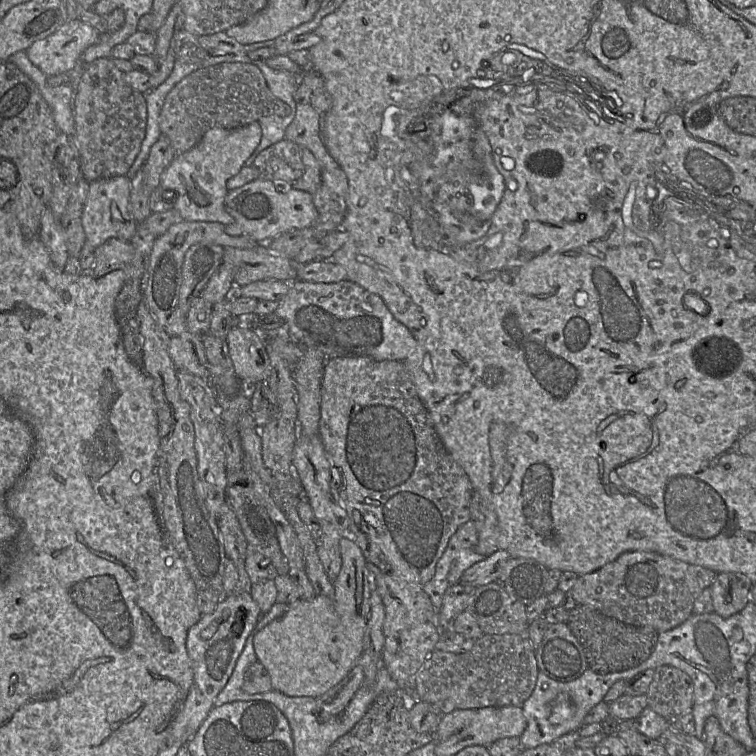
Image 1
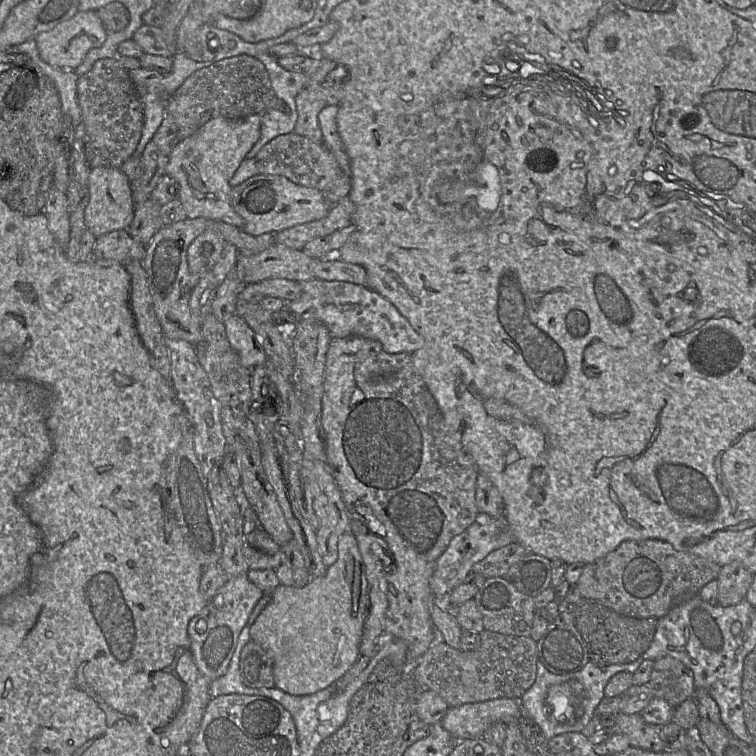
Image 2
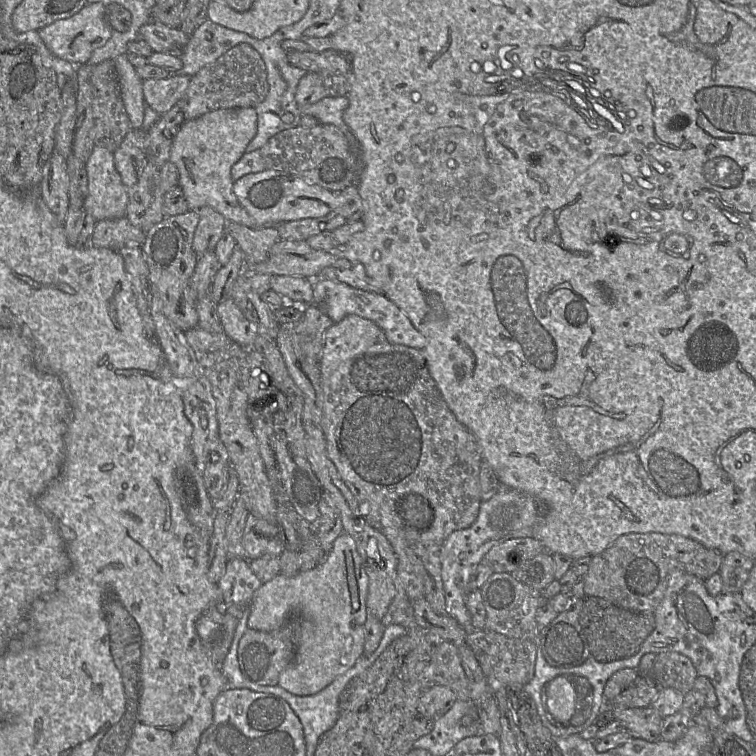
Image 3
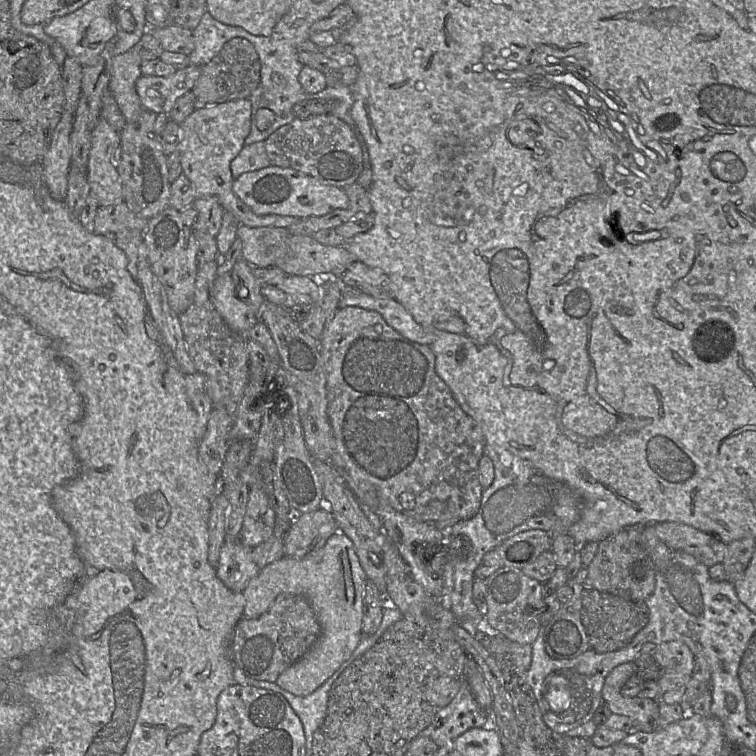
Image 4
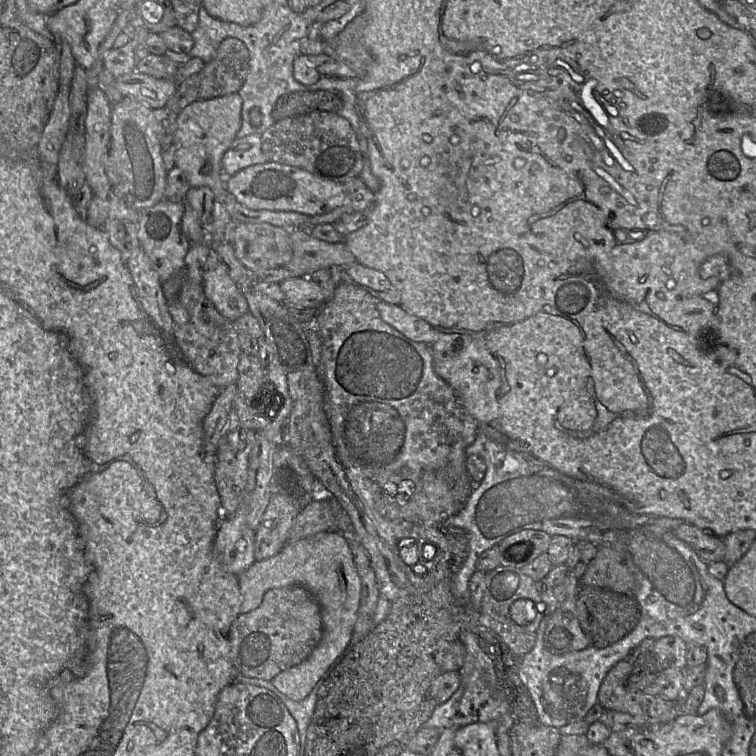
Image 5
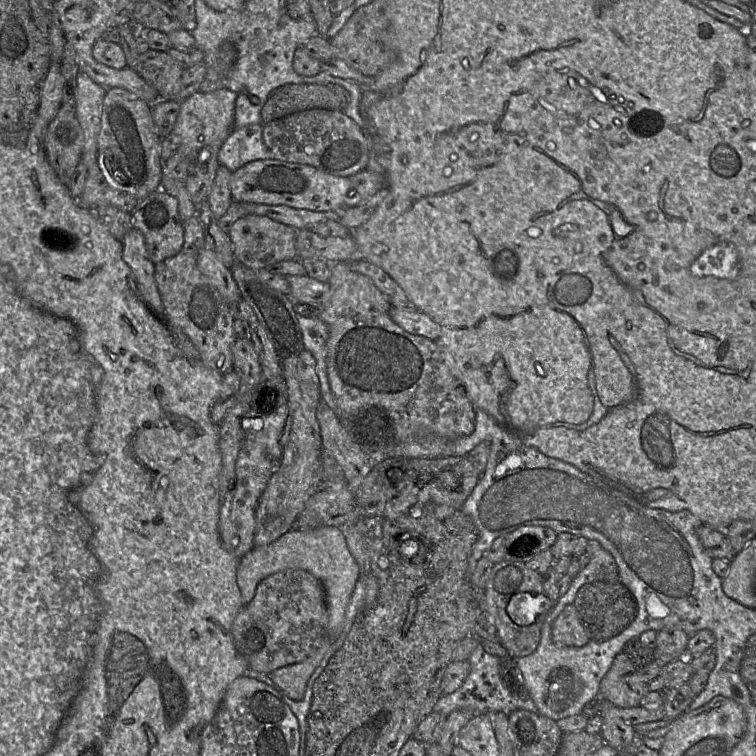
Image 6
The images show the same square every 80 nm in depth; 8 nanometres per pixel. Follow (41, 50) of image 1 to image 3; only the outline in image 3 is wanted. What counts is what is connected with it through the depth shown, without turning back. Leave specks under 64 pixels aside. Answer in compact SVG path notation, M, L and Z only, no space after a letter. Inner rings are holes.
M87 3L73 16L53 22L38 30L47 49L58 58L74 65L86 64L94 50L102 47L111 37L113 29L105 17L106 5L103 3Z

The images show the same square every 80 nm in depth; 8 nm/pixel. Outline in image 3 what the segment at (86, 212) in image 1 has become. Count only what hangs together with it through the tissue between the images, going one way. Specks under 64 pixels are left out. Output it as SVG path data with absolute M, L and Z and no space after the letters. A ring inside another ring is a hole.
M94 146L86 163L88 193L84 201L84 211L96 221L116 219L126 216L128 193L115 167L114 153L101 146Z

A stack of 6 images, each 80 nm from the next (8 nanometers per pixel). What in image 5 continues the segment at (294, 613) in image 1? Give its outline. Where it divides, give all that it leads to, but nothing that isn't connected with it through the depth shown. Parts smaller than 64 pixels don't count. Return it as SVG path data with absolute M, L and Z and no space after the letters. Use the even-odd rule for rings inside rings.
M334 531L287 542L276 555L255 561L237 578L242 596L241 614L258 608L265 593L275 588L303 586L316 599L323 623L321 641L303 662L280 672L271 680L291 700L304 700L351 648L353 630L359 616L361 580L347 539L339 531Z

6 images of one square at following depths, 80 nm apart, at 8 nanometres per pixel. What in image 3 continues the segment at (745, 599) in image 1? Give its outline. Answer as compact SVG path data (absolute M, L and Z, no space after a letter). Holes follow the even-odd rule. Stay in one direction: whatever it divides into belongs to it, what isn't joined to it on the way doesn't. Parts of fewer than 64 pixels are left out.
M736 551L724 555L718 571L723 583L722 593L740 593L753 564L753 560Z

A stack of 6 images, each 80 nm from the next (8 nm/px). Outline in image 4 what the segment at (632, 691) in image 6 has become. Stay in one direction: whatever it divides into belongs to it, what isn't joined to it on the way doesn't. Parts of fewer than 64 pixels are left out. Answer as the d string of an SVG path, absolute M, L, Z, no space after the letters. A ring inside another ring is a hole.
M633 662L615 667L605 678L602 688L603 704L612 714L622 715L634 721L634 731L653 732L659 728L659 707L655 700L640 697L624 697L621 689L636 674Z

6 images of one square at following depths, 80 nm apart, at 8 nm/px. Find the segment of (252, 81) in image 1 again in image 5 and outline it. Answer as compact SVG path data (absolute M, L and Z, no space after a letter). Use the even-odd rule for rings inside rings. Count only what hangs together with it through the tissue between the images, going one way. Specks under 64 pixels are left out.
M226 38L218 46L212 60L205 63L199 73L199 98L203 100L238 93L249 72L249 51L237 38Z

